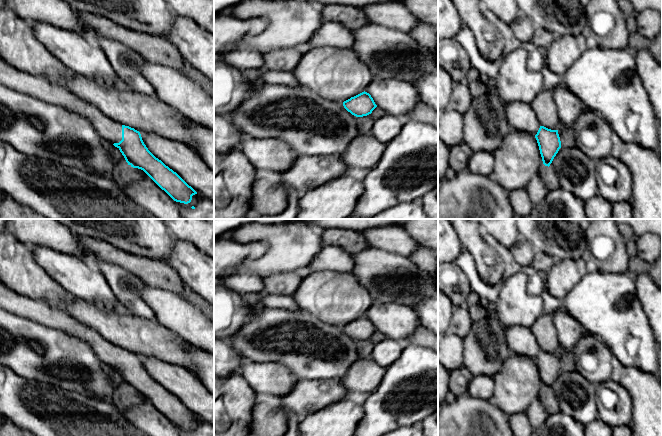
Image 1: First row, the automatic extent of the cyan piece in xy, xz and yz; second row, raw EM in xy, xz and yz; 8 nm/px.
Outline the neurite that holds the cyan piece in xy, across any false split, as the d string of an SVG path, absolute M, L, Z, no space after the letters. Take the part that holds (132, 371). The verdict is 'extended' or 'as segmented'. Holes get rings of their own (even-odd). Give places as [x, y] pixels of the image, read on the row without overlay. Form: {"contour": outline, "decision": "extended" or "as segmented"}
{"contour": "M1 280L0 308L87 342L100 361L120 374L128 389L143 394L174 425L188 428L192 420L197 418L176 396L148 374L139 355L104 340L95 329L78 322L64 309L53 307L43 299L18 294Z", "decision": "extended"}

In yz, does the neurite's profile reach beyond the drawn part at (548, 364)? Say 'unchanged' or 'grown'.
unchanged

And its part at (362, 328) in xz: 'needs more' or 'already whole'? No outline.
already whole

